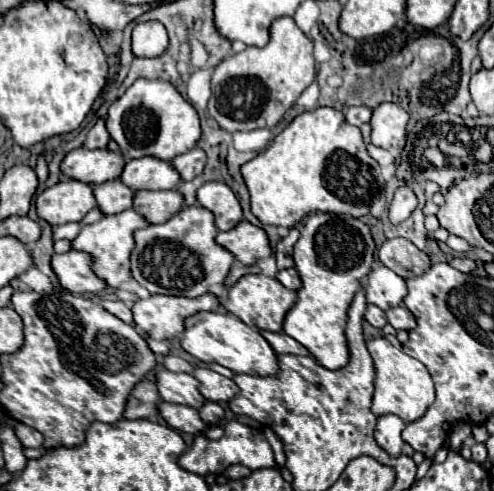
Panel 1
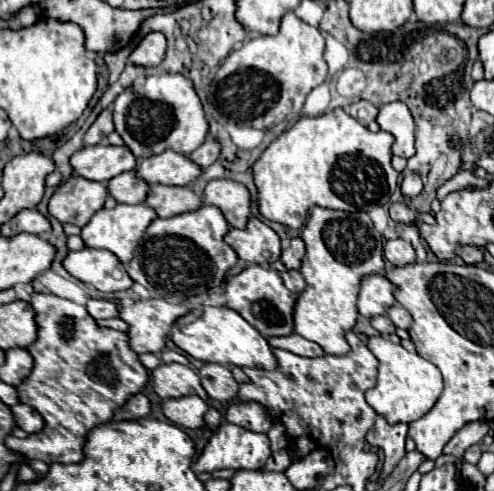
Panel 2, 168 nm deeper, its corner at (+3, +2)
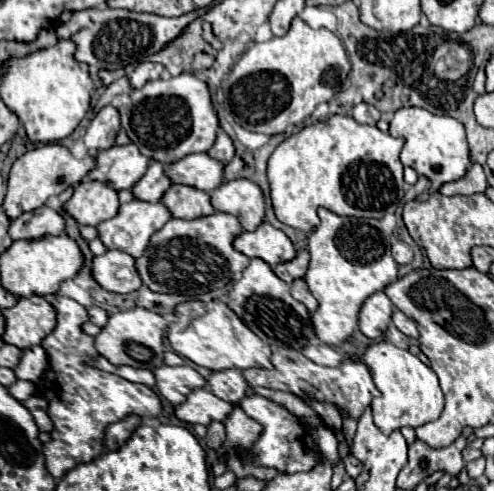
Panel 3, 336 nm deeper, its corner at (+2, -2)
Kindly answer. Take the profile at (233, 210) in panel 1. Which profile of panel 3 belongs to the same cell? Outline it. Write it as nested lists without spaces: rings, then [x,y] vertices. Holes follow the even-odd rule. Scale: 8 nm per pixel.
[[[238,178],[224,182],[210,194],[210,200],[214,210],[236,216],[244,230],[256,230],[262,224],[266,212],[264,194],[250,180]]]

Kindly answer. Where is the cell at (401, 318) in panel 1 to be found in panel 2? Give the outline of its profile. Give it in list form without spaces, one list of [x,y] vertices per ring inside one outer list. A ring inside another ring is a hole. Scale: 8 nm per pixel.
[[[393,304],[393,306],[389,308],[389,318],[391,318],[391,322],[393,322],[397,328],[409,330],[411,324],[413,324],[411,314],[409,314],[401,304]]]

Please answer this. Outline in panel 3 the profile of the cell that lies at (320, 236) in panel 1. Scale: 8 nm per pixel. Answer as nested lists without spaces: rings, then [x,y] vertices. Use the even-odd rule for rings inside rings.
[[[320,208],[318,216],[320,226],[308,238],[310,266],[304,276],[318,300],[318,308],[310,314],[310,320],[316,336],[324,344],[338,348],[356,330],[362,302],[394,282],[398,278],[398,266],[390,256],[390,238],[380,230],[378,220],[344,218],[326,208]]]

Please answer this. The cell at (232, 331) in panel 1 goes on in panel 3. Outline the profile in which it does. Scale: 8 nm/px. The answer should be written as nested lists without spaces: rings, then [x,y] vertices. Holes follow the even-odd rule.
[[[224,302],[180,304],[180,308],[176,308],[176,316],[178,320],[168,328],[170,346],[176,354],[192,360],[194,364],[210,370],[274,368],[270,362],[270,346],[266,346]]]

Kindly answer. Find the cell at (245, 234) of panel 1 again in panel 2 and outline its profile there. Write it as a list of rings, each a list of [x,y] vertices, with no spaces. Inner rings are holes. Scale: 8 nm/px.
[[[251,216],[243,230],[231,228],[225,242],[237,252],[237,256],[251,264],[273,264],[281,256],[281,238],[265,222]]]

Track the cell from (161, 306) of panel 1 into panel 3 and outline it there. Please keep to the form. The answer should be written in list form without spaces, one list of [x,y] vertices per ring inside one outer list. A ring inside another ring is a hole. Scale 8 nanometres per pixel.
[[[132,308],[132,310],[120,310],[110,314],[106,326],[96,336],[96,350],[108,358],[114,366],[132,366],[132,368],[158,368],[164,360],[164,344],[162,334],[168,328],[168,322],[146,308]]]

